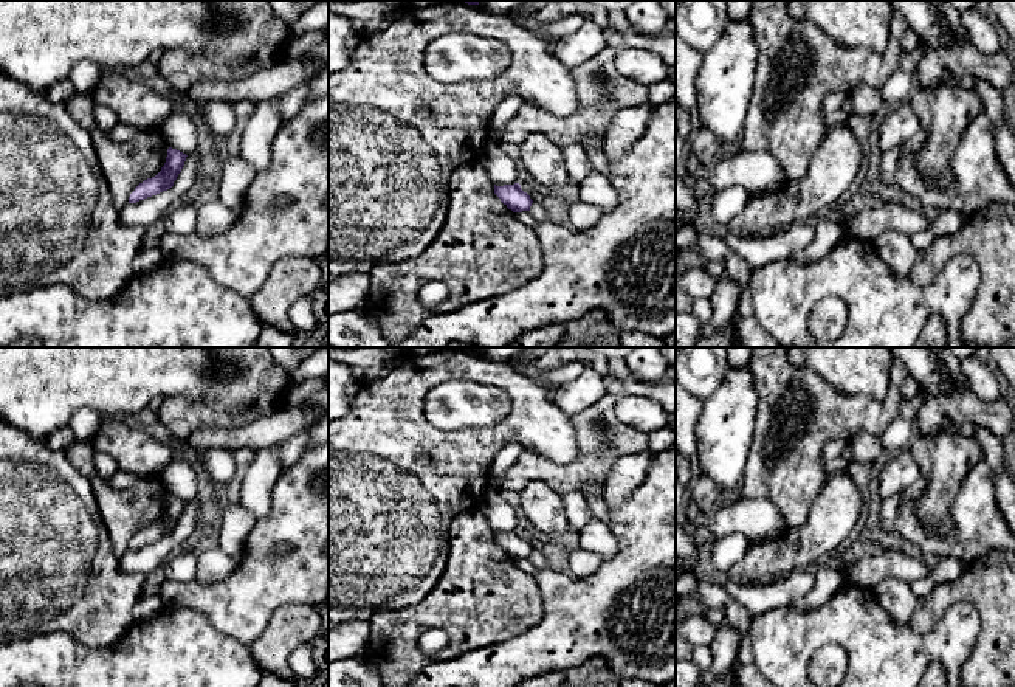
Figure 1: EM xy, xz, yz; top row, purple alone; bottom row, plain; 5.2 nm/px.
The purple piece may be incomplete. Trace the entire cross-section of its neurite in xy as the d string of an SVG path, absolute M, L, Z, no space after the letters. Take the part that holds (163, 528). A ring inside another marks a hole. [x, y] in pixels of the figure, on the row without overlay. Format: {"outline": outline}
{"outline": "M169 495L166 510L161 515L161 518L155 524L139 530L130 541L129 551L136 551L139 547L144 547L147 544L170 537L184 513L186 504L188 504L186 501Z"}

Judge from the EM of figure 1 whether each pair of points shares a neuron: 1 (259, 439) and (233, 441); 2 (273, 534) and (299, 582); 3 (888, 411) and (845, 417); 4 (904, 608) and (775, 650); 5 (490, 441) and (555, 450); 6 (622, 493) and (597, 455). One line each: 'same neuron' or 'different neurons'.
1: same neuron
2: same neuron
3: same neuron
4: different neurons
5: same neuron
6: different neurons

